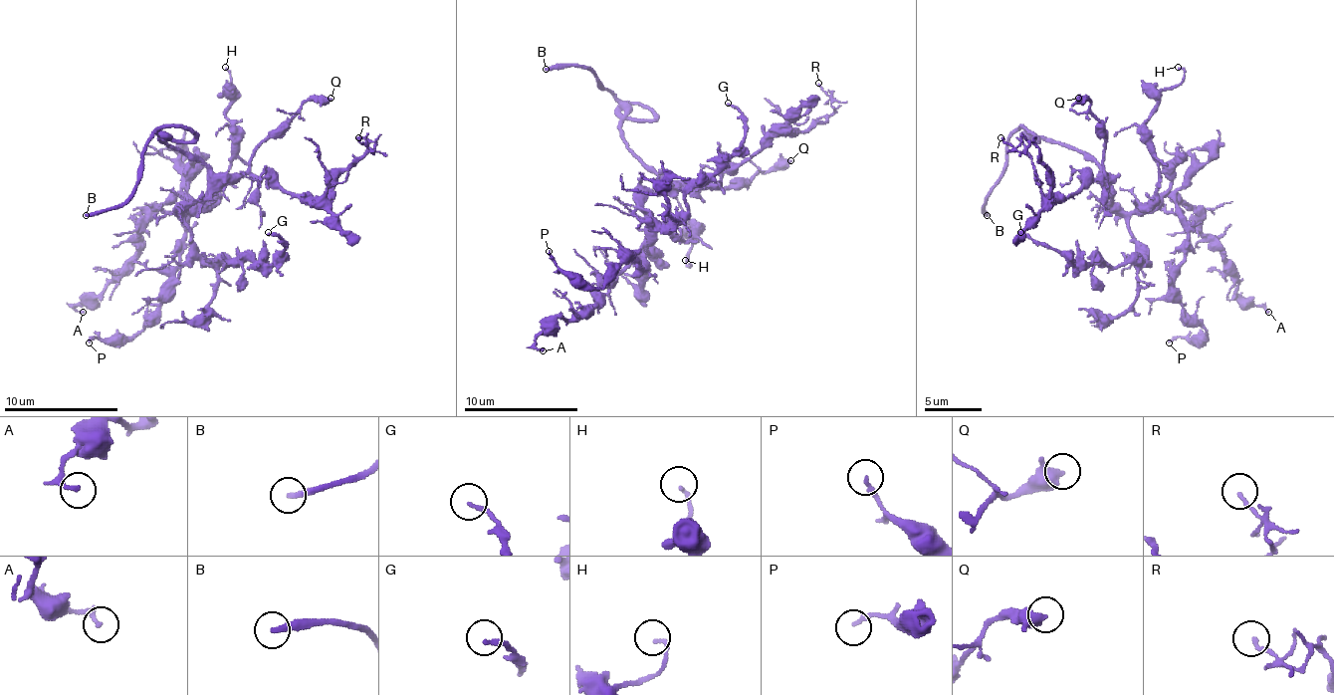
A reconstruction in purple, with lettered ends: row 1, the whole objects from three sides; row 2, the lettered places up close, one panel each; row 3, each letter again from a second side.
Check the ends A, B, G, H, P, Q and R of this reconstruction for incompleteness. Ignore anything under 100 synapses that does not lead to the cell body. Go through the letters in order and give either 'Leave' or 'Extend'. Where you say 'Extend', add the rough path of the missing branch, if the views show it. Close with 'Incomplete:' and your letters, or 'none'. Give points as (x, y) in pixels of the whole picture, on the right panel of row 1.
A: Leave
B: Extend. Course of what is missing: (987, 215), (1000, 220), (1023, 220), (1058, 232), (1063, 246)
G: Leave
H: Leave
P: Leave
Q: Leave
R: Leave
Incomplete: B

